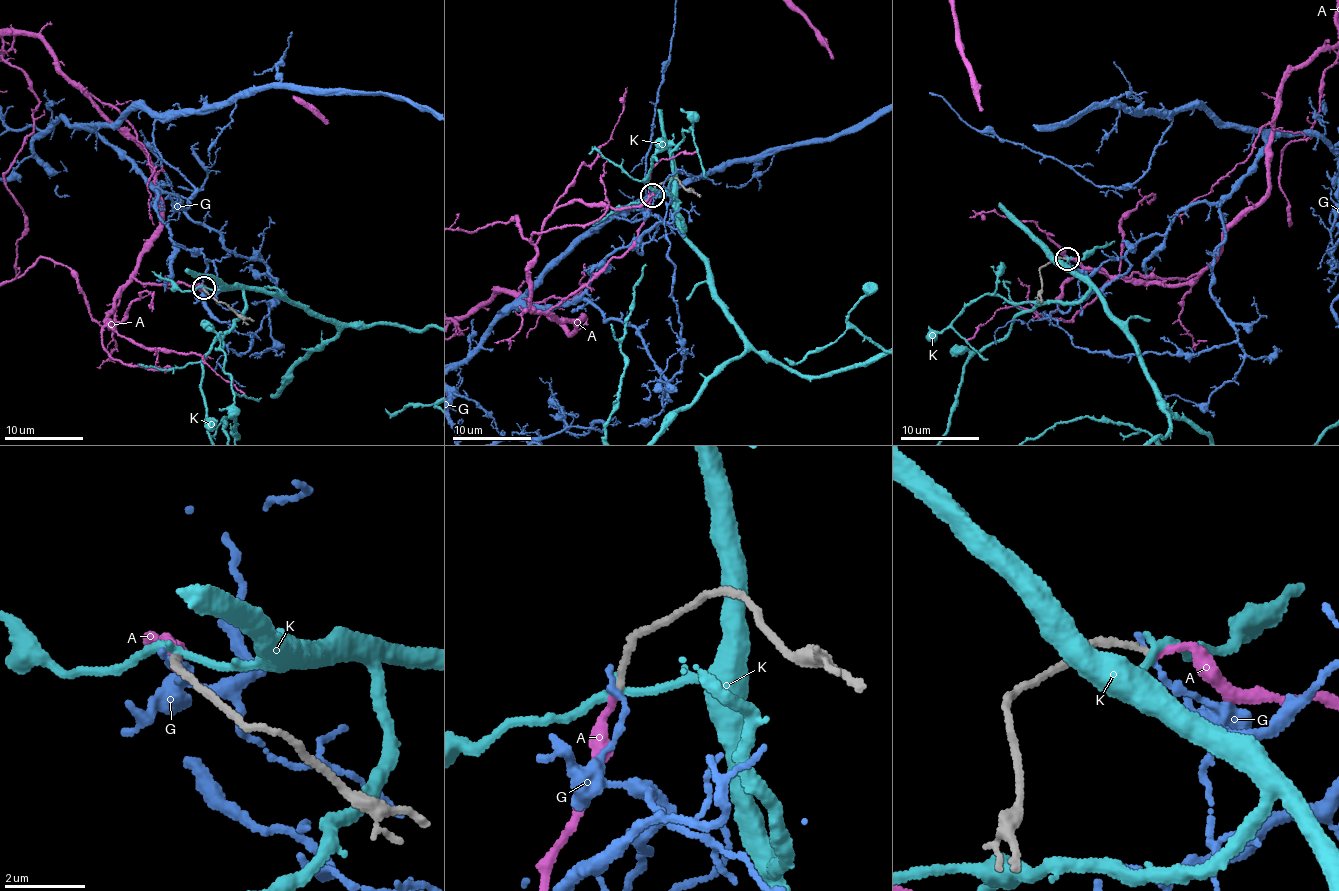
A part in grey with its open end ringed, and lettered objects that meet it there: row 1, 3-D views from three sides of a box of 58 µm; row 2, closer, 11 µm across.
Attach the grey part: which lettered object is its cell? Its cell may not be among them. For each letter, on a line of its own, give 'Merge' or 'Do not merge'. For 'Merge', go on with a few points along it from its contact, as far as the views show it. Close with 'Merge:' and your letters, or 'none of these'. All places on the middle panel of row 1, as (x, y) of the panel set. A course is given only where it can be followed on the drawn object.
A: Merge
G: Do not merge
K: Do not merge
Merge: A

